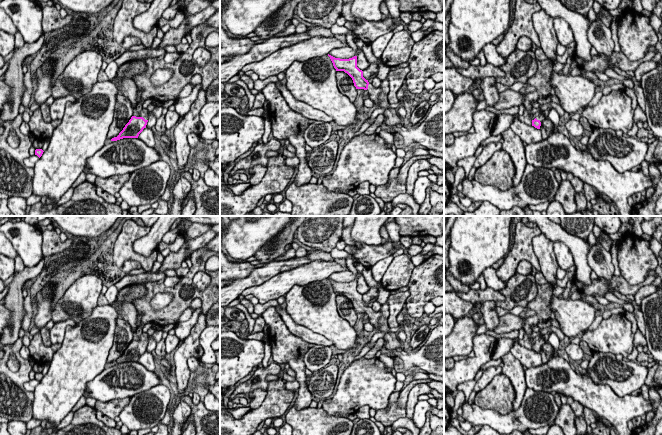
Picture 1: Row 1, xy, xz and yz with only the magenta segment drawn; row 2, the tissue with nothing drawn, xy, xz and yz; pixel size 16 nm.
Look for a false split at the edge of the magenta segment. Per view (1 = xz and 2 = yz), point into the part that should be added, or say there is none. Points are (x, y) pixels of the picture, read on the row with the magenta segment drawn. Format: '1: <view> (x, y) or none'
1: xz (374, 92)
2: yz (541, 117)

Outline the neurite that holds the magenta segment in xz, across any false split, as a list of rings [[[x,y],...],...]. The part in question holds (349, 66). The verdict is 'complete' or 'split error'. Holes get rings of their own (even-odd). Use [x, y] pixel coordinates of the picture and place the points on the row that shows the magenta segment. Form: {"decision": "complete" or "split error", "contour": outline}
{"decision": "split error", "contour": [[[328,54],[336,71],[344,71],[353,80],[356,89],[364,89],[369,92],[369,98],[379,107],[379,95],[382,91],[380,87],[374,87],[363,77],[363,71],[357,67],[357,56],[349,59],[335,58]]]}

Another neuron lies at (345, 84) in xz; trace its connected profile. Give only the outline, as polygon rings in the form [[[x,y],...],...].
[[[337,71],[336,81],[339,91],[354,103],[357,98],[357,89],[352,78],[344,71]]]

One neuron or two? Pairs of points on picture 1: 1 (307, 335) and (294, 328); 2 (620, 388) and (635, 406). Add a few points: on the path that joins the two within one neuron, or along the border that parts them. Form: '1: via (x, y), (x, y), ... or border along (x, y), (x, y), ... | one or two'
1: via (304, 333), (297, 330) | one
2: border along (605, 384), (619, 396), (631, 394) | two

